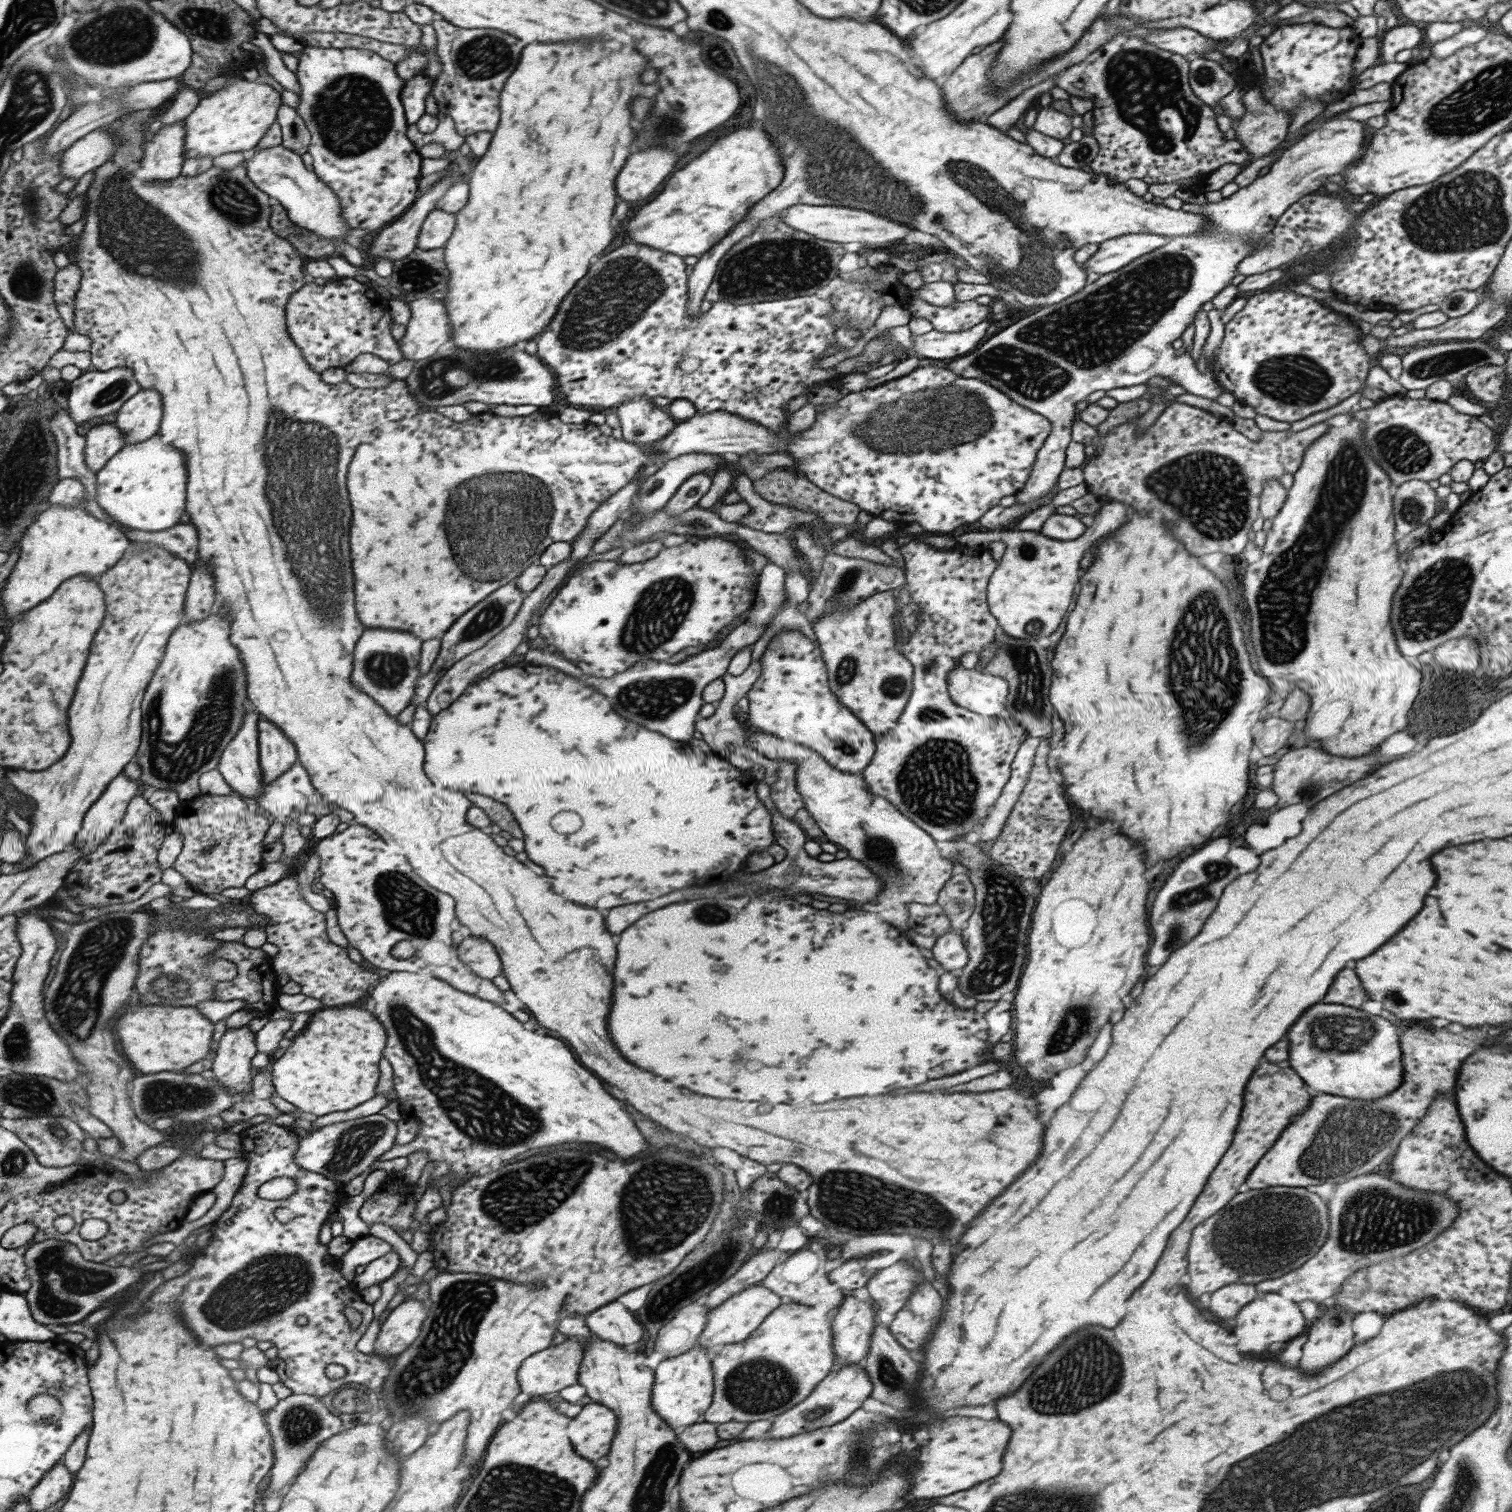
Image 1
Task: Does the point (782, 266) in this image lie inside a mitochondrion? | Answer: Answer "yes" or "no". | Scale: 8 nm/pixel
yes

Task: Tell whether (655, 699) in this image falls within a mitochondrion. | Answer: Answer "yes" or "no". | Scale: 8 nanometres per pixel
yes

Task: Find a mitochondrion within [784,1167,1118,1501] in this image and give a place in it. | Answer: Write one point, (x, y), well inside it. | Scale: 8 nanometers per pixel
(859, 1459)

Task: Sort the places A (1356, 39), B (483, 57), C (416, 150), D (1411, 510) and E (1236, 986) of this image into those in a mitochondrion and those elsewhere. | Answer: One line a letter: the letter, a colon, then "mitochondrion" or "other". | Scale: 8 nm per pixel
A: other
B: mitochondrion
C: other
D: mitochondrion
E: other

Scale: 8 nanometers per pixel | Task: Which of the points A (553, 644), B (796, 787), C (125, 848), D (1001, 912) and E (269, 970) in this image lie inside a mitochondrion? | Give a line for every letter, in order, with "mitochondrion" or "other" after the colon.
A: other
B: other
C: other
D: mitochondrion
E: other

